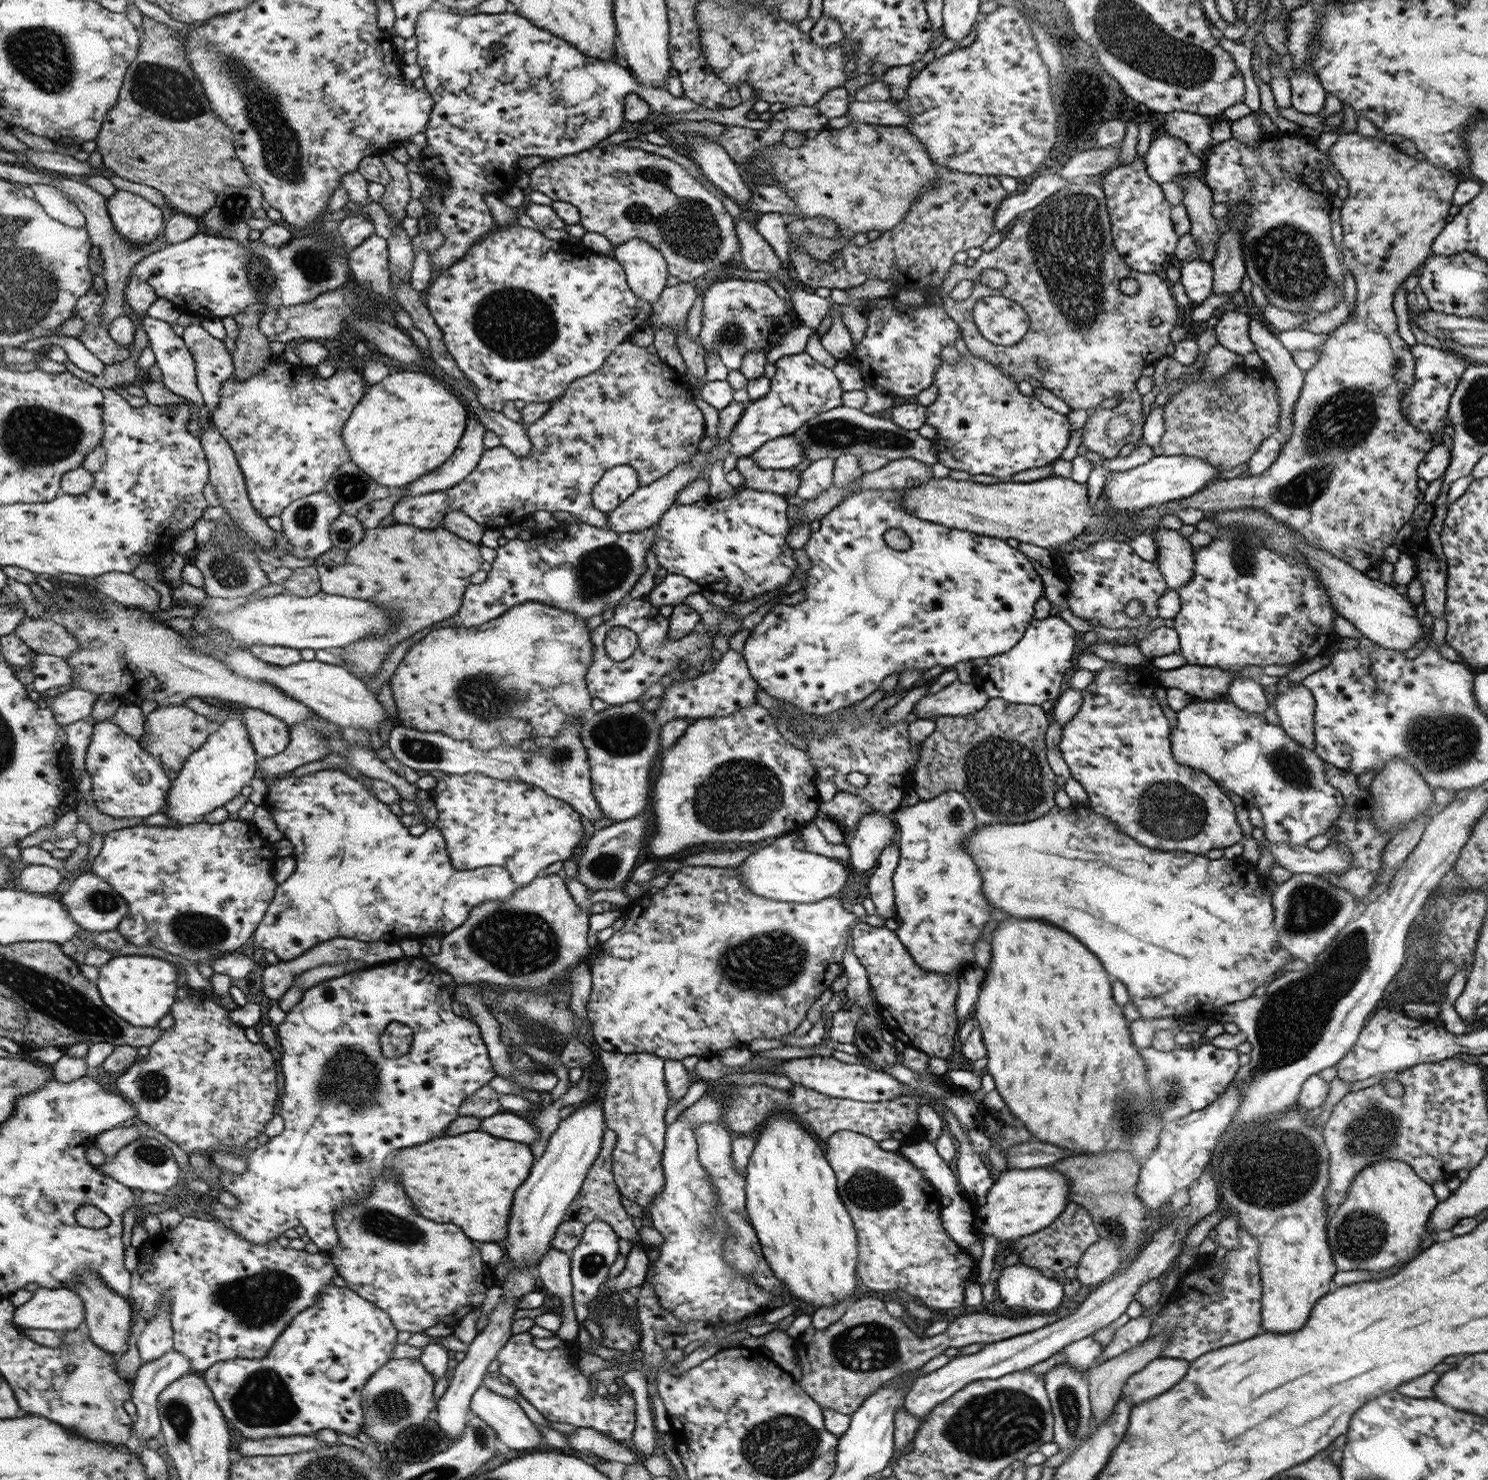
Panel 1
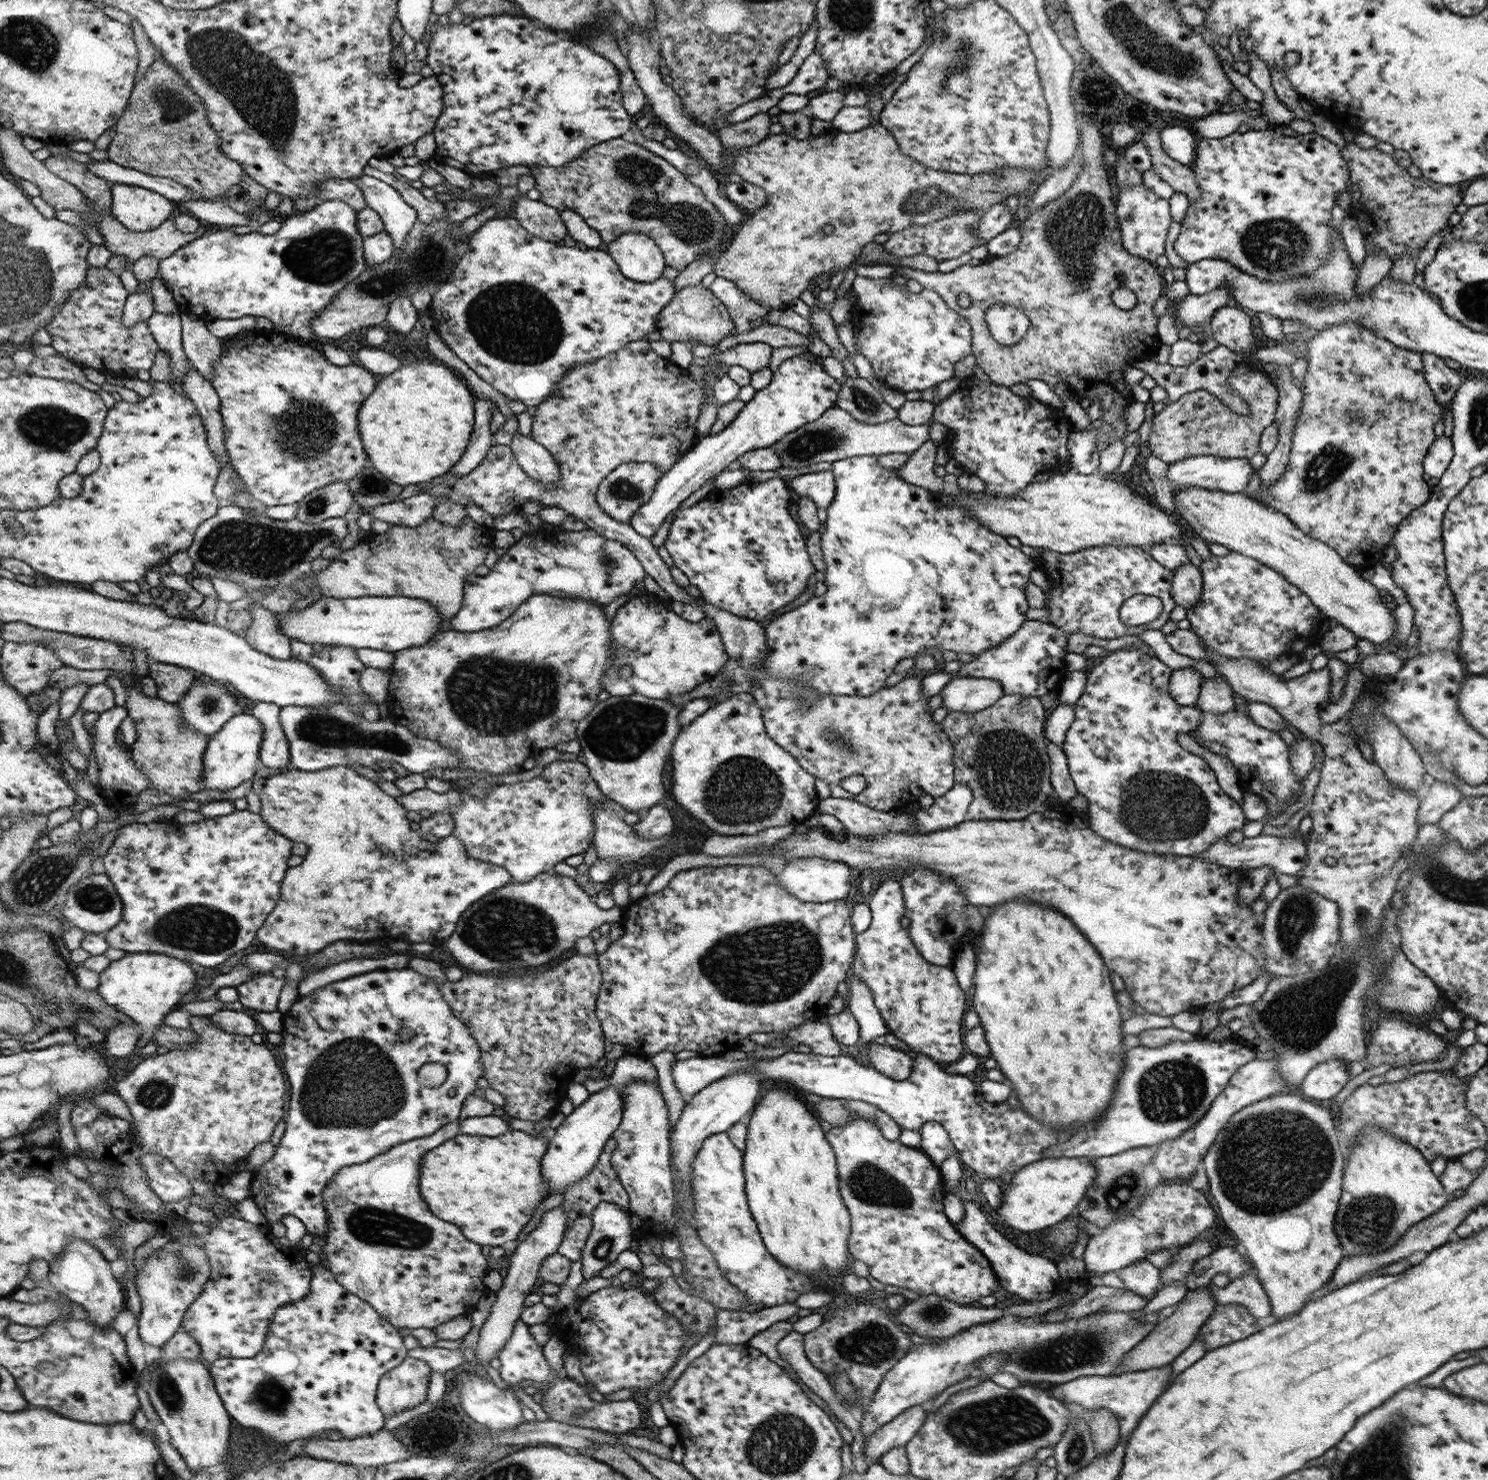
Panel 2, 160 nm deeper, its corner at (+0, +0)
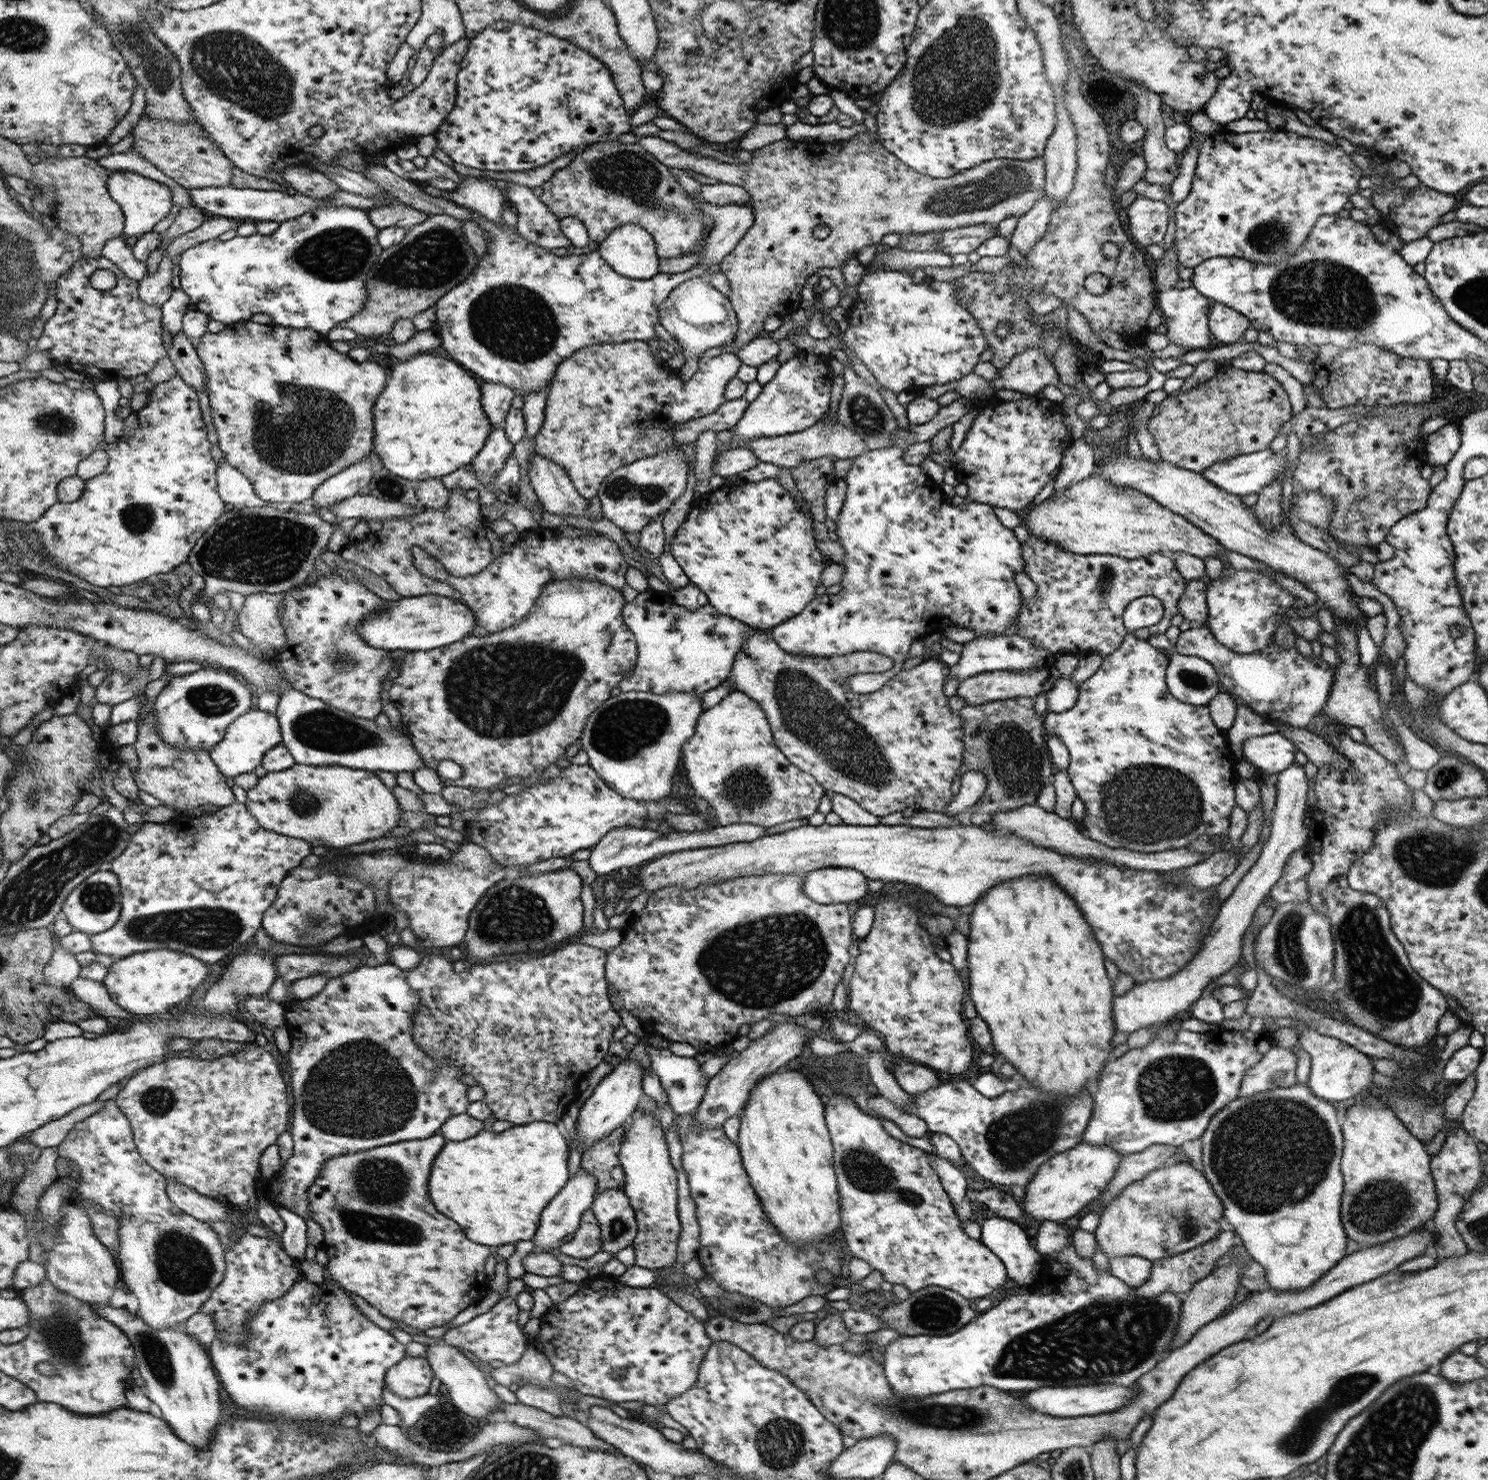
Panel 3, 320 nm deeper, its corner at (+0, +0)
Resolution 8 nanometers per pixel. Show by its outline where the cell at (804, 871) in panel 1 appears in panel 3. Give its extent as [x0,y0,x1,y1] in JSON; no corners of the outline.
[803,866,868,905]

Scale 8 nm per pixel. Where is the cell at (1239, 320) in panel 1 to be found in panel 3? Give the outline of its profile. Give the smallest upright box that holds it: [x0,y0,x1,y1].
[1209,303,1251,344]

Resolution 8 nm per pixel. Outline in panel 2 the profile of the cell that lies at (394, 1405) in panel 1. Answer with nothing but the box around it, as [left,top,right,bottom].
[378,1357,432,1417]

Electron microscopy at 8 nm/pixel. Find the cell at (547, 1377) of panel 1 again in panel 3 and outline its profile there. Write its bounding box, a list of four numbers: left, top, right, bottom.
[443,1279,530,1365]

